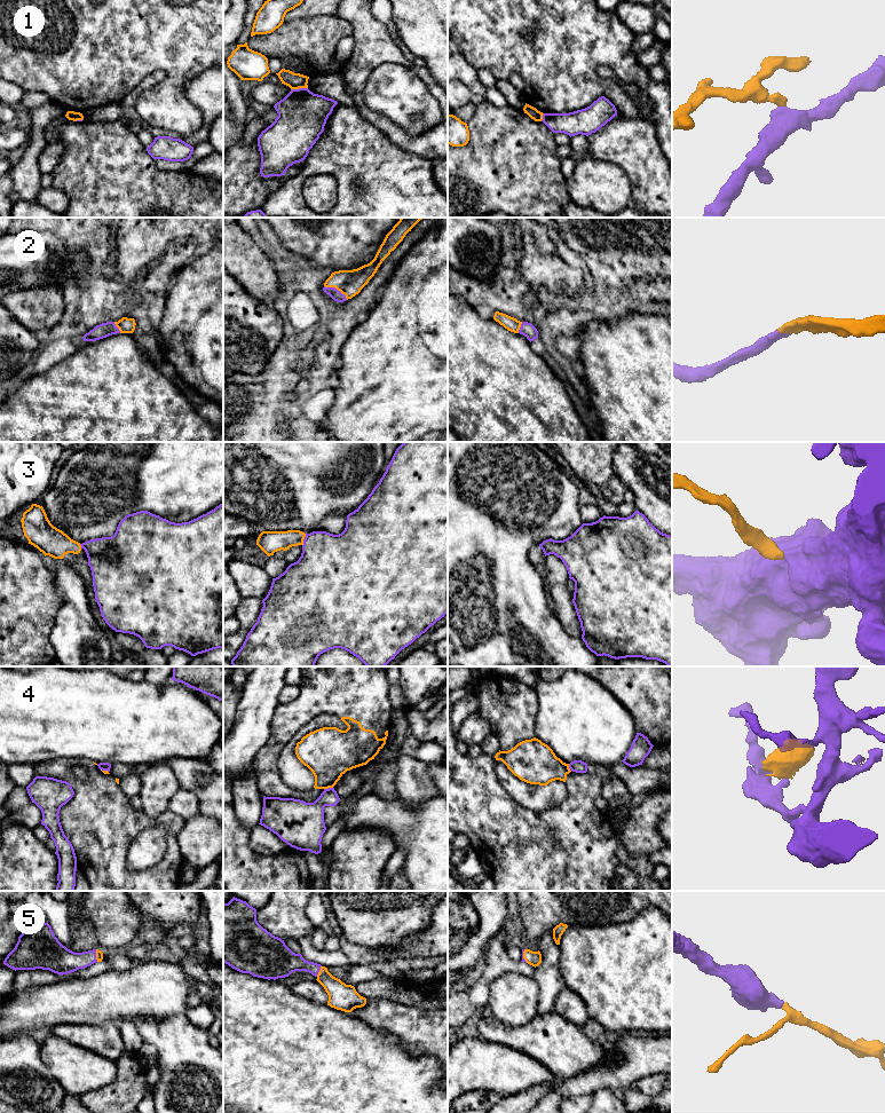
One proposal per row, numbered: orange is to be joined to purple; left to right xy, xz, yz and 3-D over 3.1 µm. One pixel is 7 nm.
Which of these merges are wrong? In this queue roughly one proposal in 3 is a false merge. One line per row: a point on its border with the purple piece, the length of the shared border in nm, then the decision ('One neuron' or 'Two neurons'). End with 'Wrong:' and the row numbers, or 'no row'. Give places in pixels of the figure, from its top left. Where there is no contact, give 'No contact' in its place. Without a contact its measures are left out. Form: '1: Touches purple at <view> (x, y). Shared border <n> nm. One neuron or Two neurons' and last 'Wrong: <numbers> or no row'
1: Touches purple at xz (299, 88). Shared border 120 nm. Two neurons
2: Touches purple at xz (336, 289). Shared border 190 nm. One neuron
3: Touches purple at xz (303, 539). Shared border 90 nm. Two neurons
4: Touches purple at xz (329, 788). Shared border 70 nm. Two neurons
5: Touches purple at xz (318, 971). Shared border 90 nm. One neuron
Wrong: 1, 3, 4

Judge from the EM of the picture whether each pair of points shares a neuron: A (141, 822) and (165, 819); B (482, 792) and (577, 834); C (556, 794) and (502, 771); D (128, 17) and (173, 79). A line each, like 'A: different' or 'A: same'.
A: same
B: same
C: same
D: same

